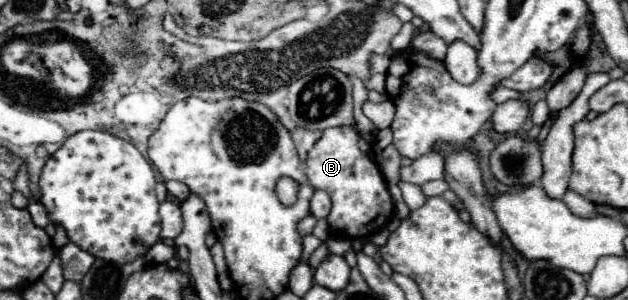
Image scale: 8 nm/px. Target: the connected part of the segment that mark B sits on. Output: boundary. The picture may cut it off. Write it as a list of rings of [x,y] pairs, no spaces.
[[[328,128],[324,130],[322,138],[314,144],[314,148],[308,152],[308,160],[306,160],[306,176],[310,184],[314,188],[328,192],[332,198],[332,210],[326,218],[330,232],[334,236],[344,236],[344,238],[368,238],[372,232],[382,230],[394,214],[394,202],[386,188],[384,176],[380,168],[374,164],[374,160],[368,154],[360,152],[358,140],[360,140],[360,134],[354,128]]]

